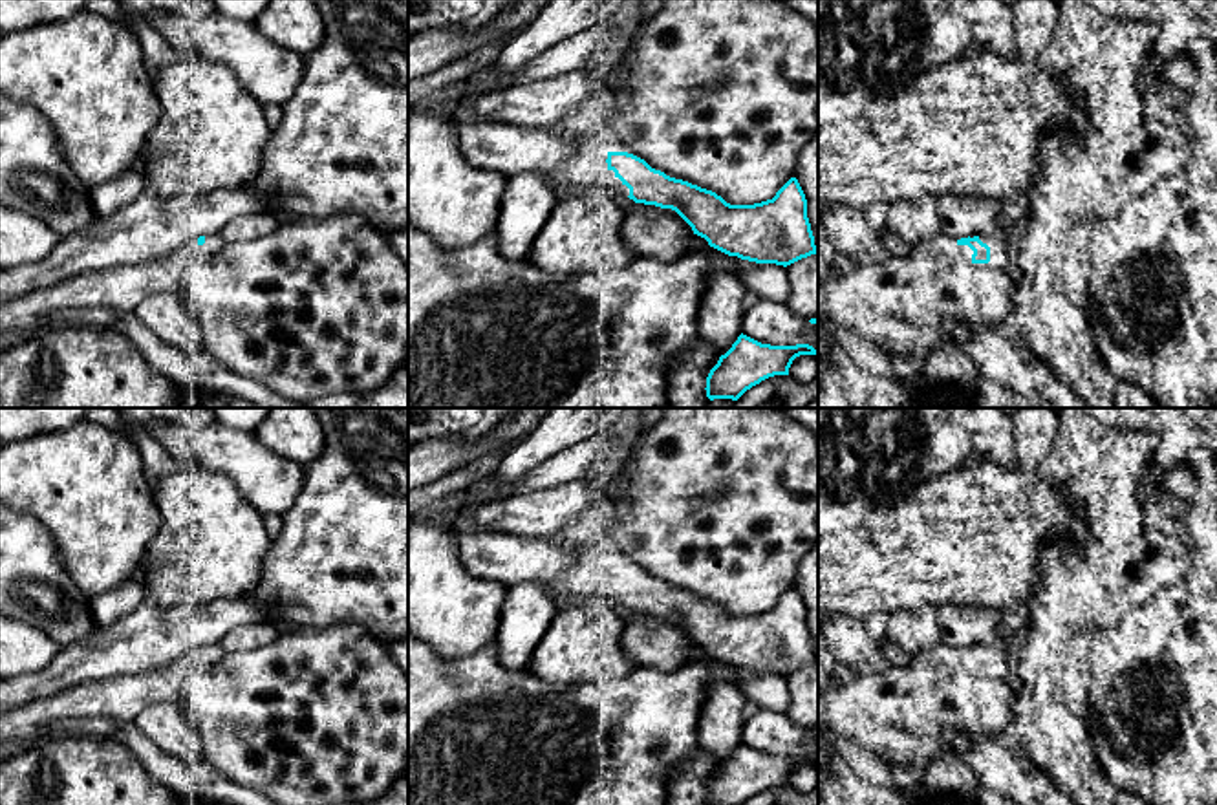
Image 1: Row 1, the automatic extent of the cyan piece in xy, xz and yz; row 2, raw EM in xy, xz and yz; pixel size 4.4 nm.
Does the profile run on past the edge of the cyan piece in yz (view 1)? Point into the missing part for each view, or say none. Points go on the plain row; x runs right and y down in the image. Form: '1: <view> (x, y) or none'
1: none

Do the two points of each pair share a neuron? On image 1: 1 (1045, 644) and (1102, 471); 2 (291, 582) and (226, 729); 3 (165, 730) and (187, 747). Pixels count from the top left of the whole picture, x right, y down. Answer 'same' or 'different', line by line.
1: same
2: different
3: same

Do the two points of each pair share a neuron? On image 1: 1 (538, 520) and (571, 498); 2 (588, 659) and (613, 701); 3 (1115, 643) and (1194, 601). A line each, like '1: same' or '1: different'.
1: same
2: different
3: same

